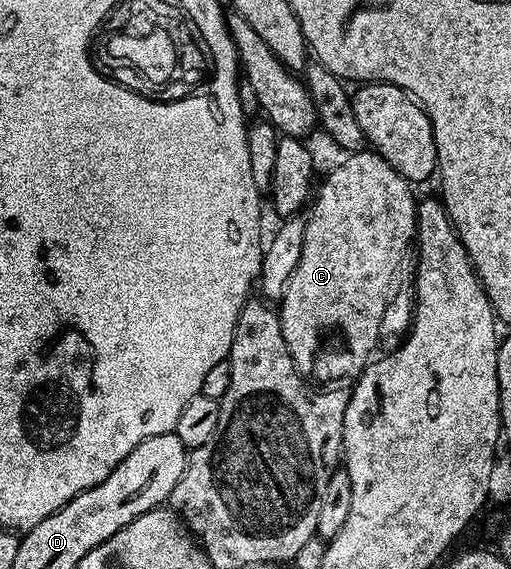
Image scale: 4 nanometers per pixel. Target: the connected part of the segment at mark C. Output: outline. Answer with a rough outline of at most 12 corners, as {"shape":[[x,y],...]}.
{"shape":[[374,150],[318,184],[278,308],[300,375],[354,380],[415,237]]}

